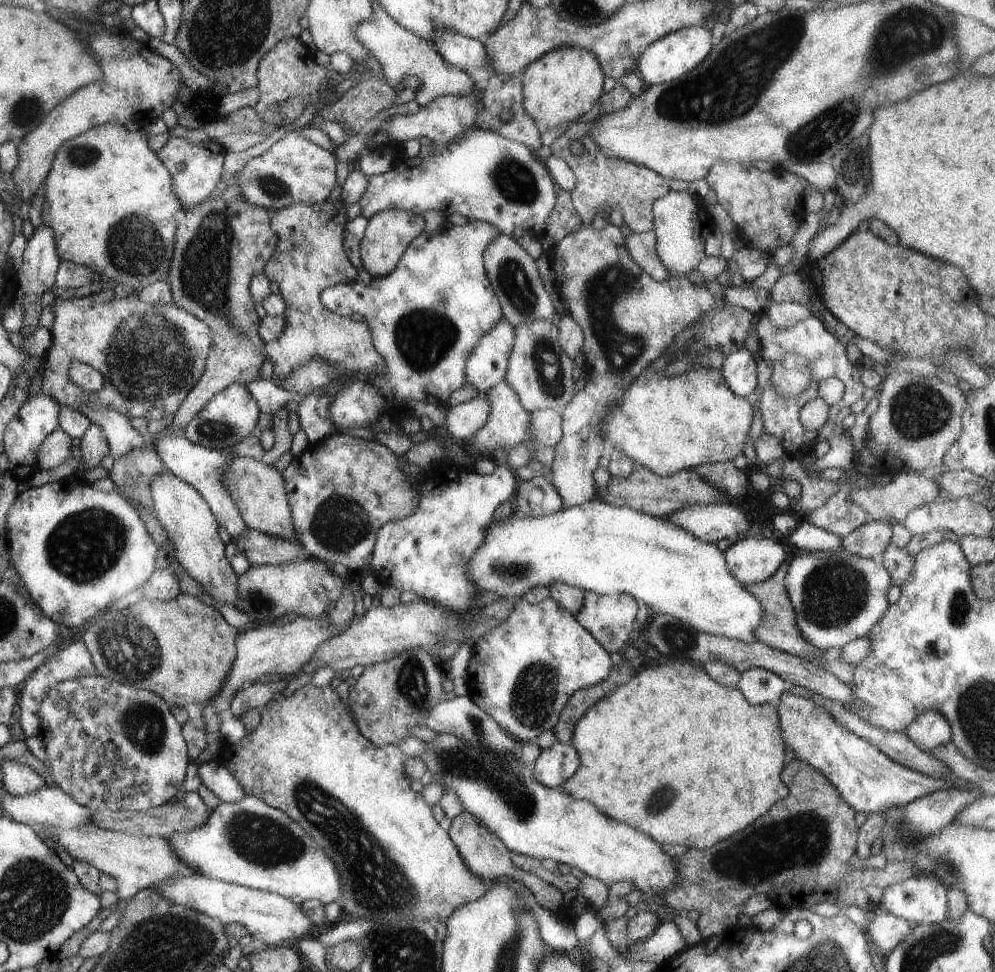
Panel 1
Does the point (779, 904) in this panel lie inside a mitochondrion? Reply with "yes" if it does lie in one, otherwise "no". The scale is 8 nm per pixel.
no

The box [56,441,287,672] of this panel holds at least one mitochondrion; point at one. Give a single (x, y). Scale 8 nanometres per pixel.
(256, 598)

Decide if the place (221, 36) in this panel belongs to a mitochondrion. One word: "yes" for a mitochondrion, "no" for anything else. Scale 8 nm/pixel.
yes

